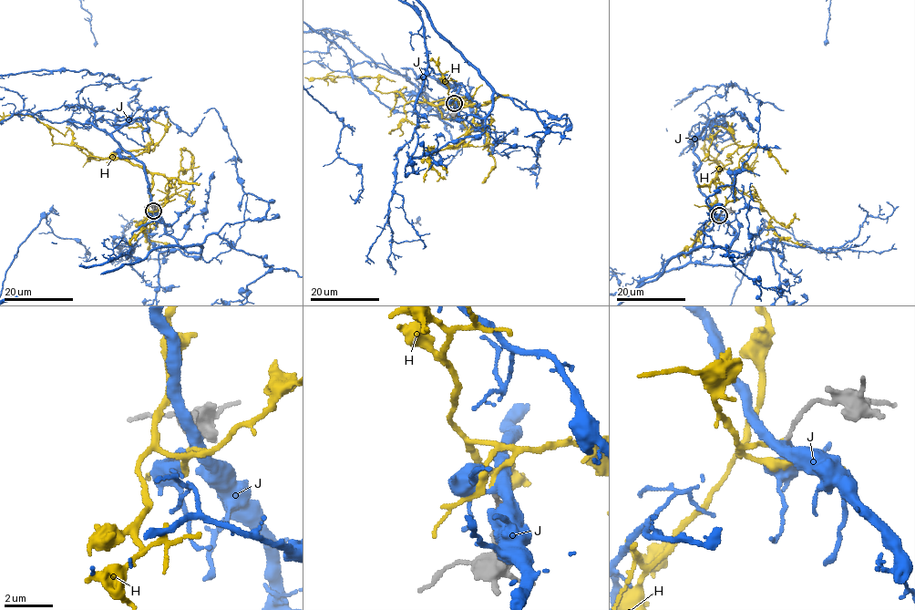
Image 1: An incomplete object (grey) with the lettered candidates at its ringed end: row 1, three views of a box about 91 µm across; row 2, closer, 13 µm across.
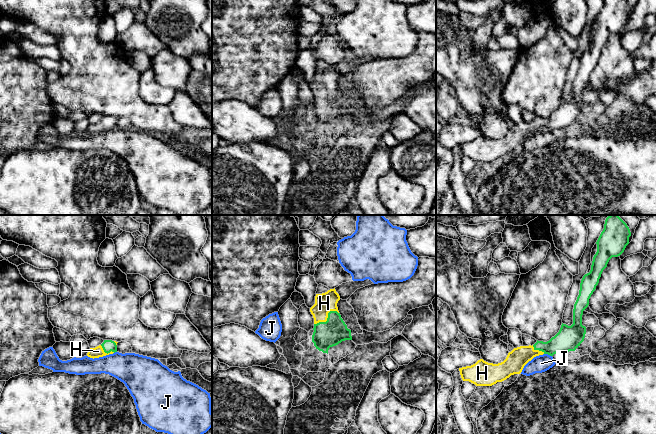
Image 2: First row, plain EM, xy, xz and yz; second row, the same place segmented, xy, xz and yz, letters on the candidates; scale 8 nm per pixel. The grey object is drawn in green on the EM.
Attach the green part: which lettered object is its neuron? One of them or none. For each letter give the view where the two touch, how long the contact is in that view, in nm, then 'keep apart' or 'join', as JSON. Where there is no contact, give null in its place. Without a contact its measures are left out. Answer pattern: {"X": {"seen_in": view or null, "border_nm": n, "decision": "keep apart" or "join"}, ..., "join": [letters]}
{"H": {"seen_in": "xz", "border_nm": 220, "decision": "join"}, "J": {"seen_in": "yz", "border_nm": 70, "decision": "keep apart"}, "join": ["H"]}

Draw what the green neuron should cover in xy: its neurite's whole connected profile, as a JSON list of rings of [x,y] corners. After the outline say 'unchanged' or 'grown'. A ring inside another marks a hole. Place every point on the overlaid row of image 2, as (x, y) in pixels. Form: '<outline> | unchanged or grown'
[[[104,340],[101,345],[95,348],[90,348],[87,356],[94,359],[113,354],[117,352],[117,343],[118,342],[112,340]]] | grown

